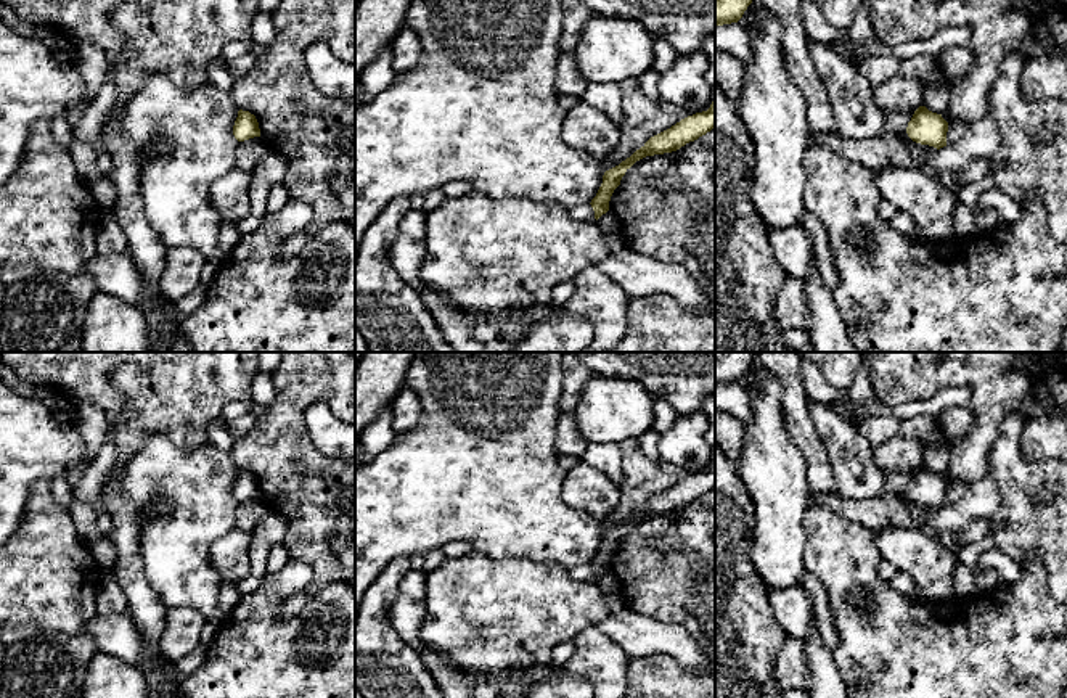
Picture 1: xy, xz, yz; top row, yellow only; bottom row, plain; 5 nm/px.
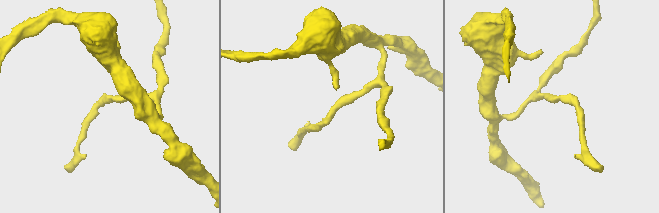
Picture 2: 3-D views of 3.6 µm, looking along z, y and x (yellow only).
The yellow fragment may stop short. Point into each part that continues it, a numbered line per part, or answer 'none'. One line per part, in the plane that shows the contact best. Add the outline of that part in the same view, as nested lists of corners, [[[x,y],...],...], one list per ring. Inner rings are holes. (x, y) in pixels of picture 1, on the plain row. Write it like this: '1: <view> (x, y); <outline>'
none

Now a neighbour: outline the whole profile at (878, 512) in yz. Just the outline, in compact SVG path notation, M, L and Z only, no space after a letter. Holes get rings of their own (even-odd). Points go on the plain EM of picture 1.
M820 494L810 499L811 503L823 505L842 518L861 523L871 529L879 529L881 526L911 528L932 536L940 545L955 553L964 547L958 532L942 531L927 523L927 518L937 511L937 508L929 505L910 505L892 497L845 500L837 494Z

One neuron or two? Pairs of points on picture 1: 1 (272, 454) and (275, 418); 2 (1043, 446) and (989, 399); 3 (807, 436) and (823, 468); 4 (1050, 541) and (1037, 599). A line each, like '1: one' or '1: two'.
1: one
2: two
3: one
4: two

